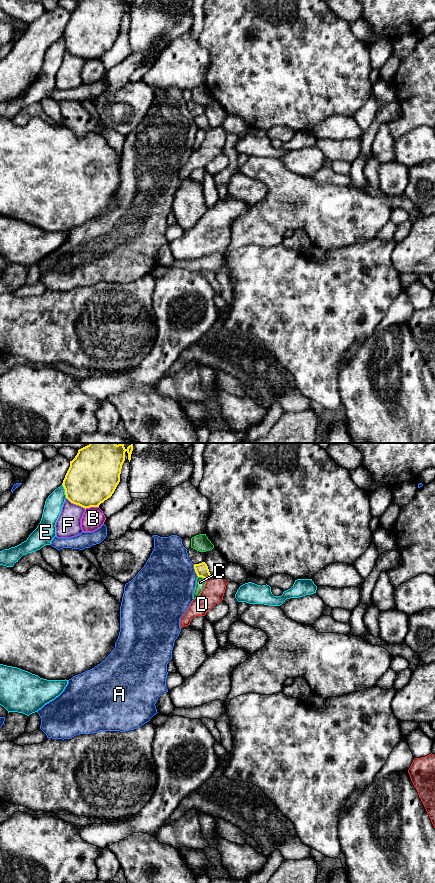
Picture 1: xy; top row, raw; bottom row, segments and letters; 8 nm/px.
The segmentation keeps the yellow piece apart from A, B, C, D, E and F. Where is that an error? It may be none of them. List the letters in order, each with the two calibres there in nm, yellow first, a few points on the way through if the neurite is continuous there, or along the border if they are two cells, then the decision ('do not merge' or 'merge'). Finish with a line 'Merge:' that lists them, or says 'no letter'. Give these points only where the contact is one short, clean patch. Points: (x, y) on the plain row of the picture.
A: 110 nm thick on the yellow side, 460 nm on the other; do not merge
B: 420 nm thick on the yellow side, 180 nm on the other; do not merge
C: 110 nm thick on the yellow side, 80 nm on the other; do not merge
D: 110 nm thick on the yellow side, 170 nm on the other; border along xy (211, 128), (206, 132); do not merge
E: 400 nm thick on the yellow side, 140 nm on the other; do not merge
F: 400 nm thick on the yellow side, 200 nm on the other; do not merge
Merge: no letter

